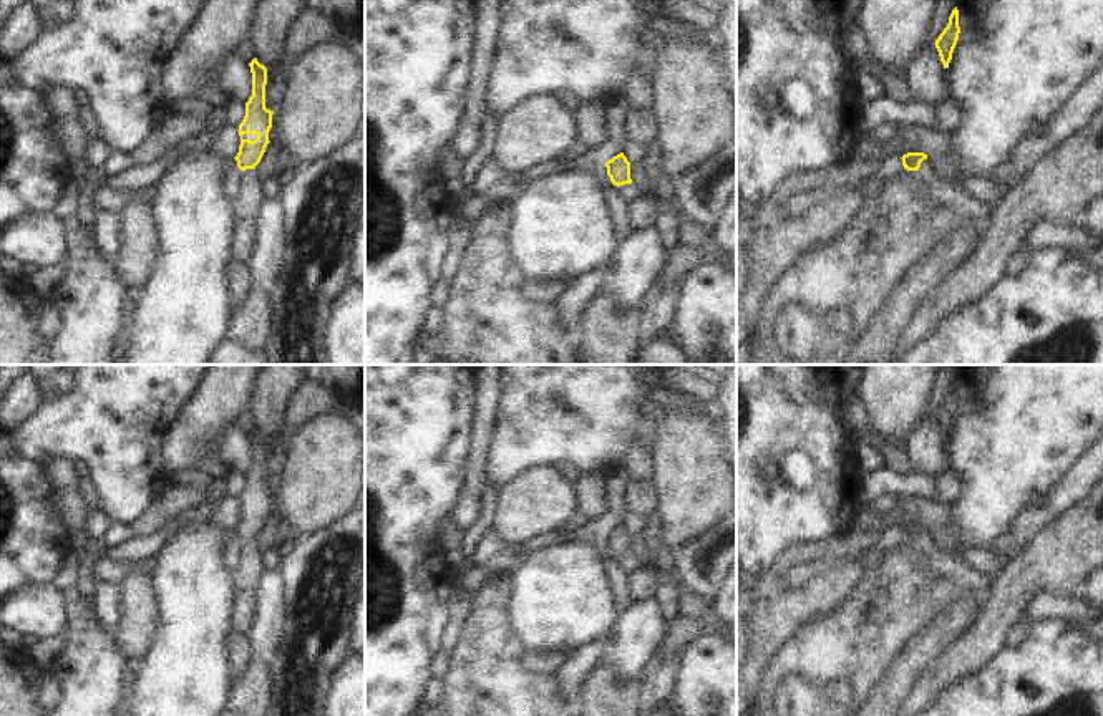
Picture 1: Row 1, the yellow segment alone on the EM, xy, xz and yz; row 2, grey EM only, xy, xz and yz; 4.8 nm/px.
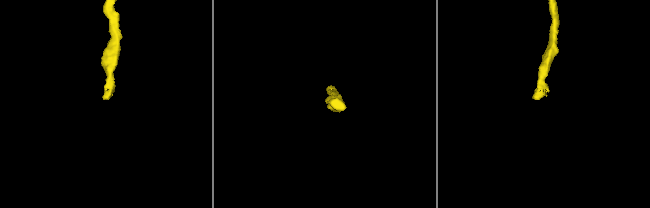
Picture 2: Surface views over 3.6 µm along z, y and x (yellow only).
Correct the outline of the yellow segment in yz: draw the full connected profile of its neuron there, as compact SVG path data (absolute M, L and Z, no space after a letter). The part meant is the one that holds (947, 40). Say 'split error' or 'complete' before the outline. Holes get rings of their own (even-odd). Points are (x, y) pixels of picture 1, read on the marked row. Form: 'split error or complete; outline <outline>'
complete; outline M955 7L949 17L947 27L944 28L944 31L939 35L939 38L934 43L937 51L939 51L939 56L940 56L944 68L949 68L954 48L955 48L957 40L959 40L959 33L960 33L959 10Z

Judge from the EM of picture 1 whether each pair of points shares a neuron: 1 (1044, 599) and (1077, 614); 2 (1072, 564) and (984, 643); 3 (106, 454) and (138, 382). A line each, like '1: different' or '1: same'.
1: same
2: same
3: same

